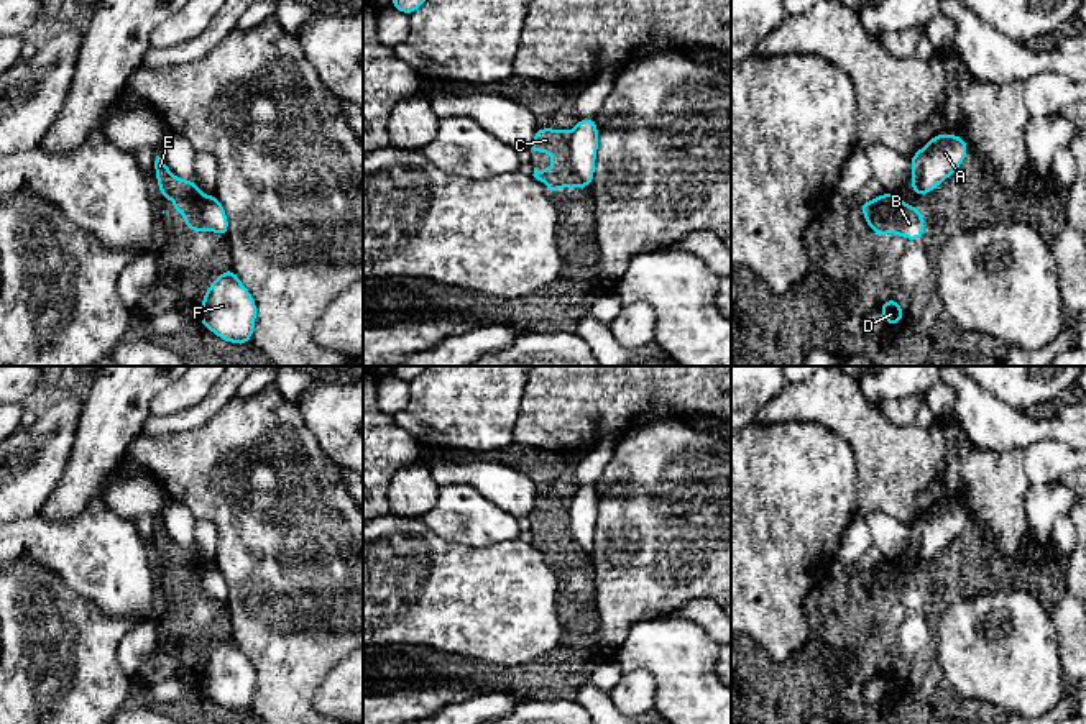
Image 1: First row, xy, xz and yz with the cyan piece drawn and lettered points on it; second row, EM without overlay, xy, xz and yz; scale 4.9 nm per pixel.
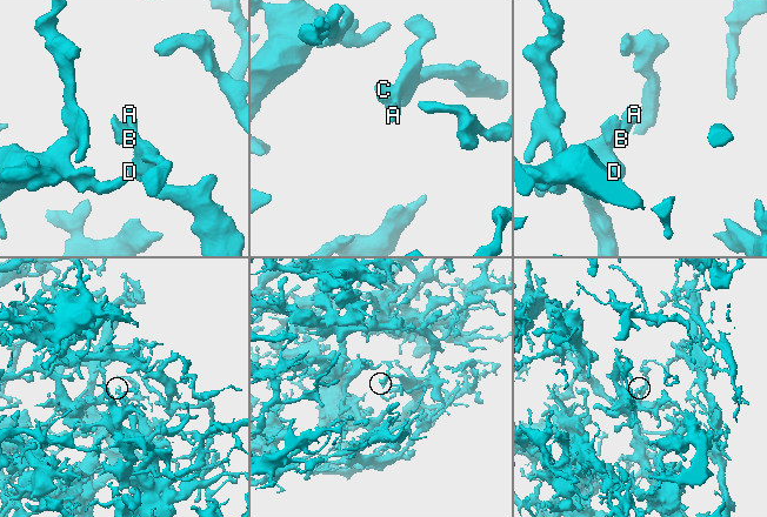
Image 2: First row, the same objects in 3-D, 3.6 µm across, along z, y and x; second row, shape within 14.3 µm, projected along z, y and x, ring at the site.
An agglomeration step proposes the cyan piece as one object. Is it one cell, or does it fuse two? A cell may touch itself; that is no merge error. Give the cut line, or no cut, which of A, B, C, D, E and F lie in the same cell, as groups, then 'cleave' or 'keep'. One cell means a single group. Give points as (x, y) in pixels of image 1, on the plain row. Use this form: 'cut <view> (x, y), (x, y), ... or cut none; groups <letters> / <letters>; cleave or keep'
cut yz (886, 568), (888, 578), (869, 593); groups A D F / B C E; cleave

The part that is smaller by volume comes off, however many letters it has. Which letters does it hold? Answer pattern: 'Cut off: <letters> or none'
Cut off: B, C, E

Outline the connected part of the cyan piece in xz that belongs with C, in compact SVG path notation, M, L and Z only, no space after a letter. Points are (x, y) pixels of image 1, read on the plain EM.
M537 496L534 509L529 514L531 522L542 519L552 522L555 527L550 535L537 538L534 535L534 545L545 555L549 563L555 563L559 555L577 557L582 548L572 535L572 519L570 519L570 499Z

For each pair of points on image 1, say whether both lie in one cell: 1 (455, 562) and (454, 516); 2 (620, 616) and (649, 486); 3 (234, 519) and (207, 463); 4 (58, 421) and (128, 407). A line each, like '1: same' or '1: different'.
1: different
2: same
3: same
4: different

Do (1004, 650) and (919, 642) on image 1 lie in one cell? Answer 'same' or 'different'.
different

